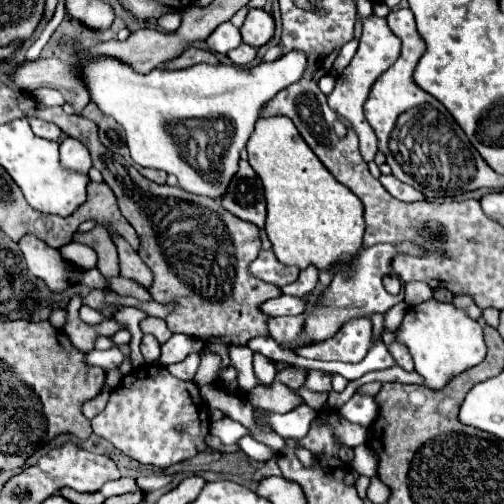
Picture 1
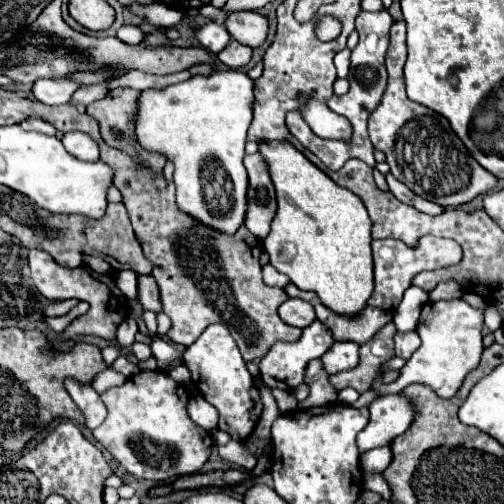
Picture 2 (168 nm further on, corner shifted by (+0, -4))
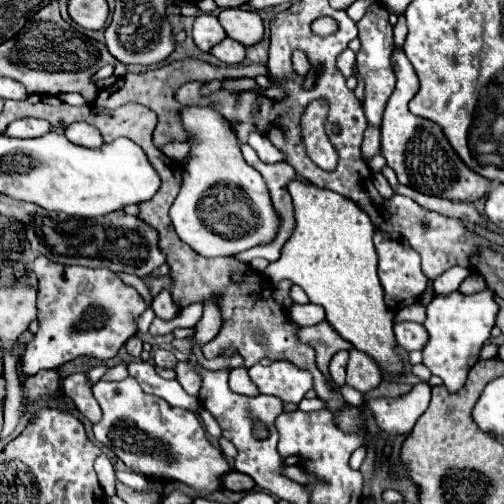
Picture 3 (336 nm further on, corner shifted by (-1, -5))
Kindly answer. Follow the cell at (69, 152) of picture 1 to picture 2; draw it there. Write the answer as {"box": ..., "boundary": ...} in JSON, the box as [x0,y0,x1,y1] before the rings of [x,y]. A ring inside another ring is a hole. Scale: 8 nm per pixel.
{"box":[62,132,98,160],"boundary":[[[68,132],[62,136],[66,150],[78,160],[98,160],[98,144],[84,132]]]}

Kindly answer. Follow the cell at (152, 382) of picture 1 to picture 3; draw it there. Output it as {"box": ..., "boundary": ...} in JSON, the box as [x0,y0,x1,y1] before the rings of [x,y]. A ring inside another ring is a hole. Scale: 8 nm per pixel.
{"box":[93,377,229,495],"boundary":[[[133,377],[119,383],[97,381],[93,395],[103,409],[103,419],[93,425],[95,439],[109,447],[131,471],[151,479],[181,481],[203,495],[221,487],[219,477],[229,471],[229,465],[221,451],[209,443],[195,413],[171,407],[161,397],[143,393]]]}

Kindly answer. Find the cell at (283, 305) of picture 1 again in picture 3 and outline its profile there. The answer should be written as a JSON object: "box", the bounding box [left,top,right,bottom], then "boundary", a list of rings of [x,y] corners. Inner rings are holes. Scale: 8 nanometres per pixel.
{"box":[289,303,325,327],"boundary":[[[293,303],[289,307],[289,317],[291,317],[291,321],[295,325],[307,327],[307,325],[317,325],[319,321],[323,321],[325,319],[325,311],[315,303],[307,303],[307,305]]]}

